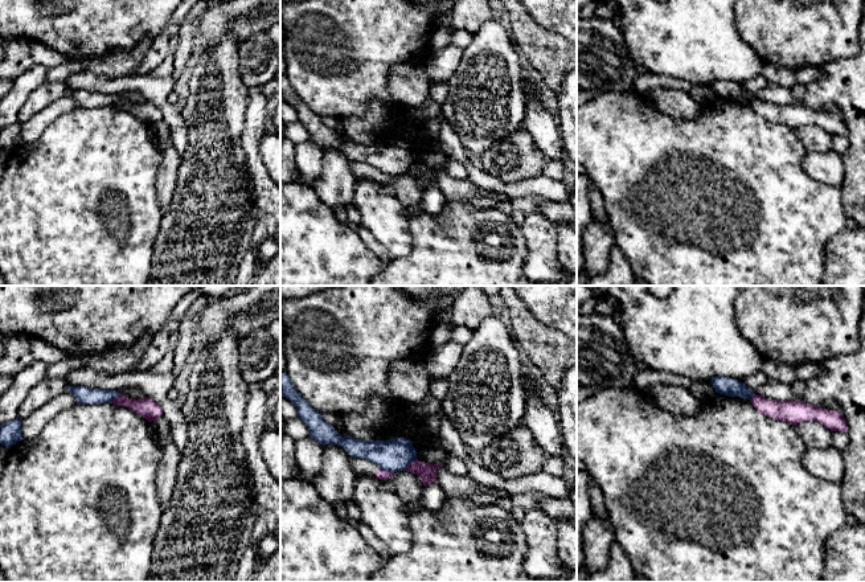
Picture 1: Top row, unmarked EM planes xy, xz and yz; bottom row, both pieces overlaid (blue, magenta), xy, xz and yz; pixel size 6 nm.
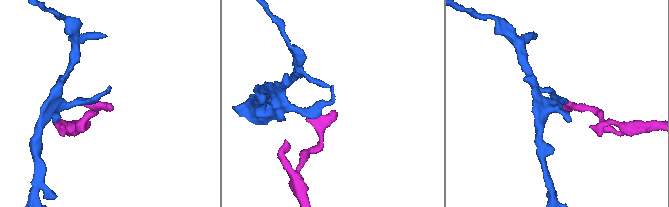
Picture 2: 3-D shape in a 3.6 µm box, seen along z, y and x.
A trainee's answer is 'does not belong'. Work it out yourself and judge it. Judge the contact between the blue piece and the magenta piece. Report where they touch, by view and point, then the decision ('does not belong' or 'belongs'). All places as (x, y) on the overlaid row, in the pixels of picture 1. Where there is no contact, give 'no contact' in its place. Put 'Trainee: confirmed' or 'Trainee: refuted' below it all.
xz (386, 470) | does not belong
Trainee: confirmed

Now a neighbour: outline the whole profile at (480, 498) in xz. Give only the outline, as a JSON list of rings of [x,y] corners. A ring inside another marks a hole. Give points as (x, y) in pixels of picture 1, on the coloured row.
[[[484,489],[470,492],[462,499],[467,501],[470,505],[488,505],[488,504],[499,504],[500,496],[497,492]]]

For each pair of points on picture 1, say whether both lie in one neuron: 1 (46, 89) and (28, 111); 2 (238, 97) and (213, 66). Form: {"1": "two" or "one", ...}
{"1": "one", "2": "one"}

